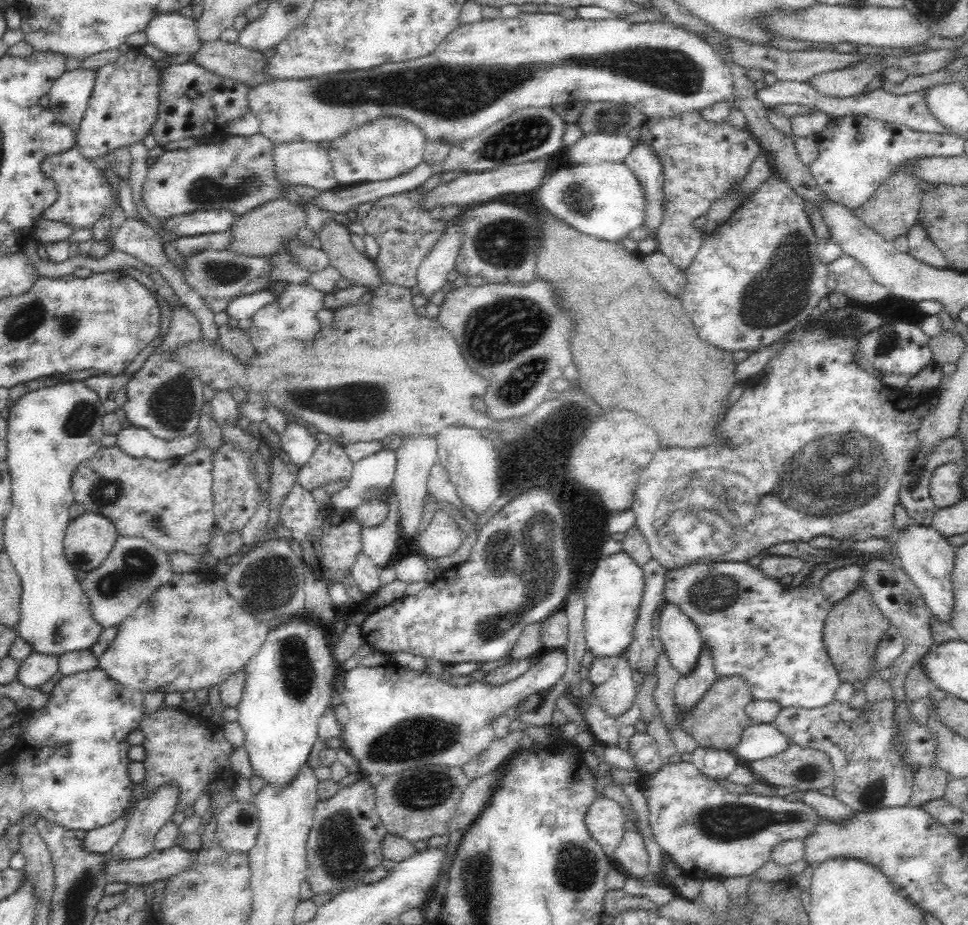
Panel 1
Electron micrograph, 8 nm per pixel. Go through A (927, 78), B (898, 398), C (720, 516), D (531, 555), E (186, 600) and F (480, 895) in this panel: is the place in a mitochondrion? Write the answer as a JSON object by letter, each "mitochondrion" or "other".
{"A":"other","B":"other","C":"mitochondrion","D":"mitochondrion","E":"other","F":"mitochondrion"}

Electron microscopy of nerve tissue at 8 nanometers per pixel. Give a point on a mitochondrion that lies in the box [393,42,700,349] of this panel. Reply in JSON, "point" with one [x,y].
{"point":[505,244]}

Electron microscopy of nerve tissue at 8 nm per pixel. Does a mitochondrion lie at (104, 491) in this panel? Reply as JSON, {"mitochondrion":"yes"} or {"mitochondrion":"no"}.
{"mitochondrion":"yes"}

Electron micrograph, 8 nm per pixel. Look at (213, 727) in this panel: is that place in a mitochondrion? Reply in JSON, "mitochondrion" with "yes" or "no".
{"mitochondrion":"no"}

